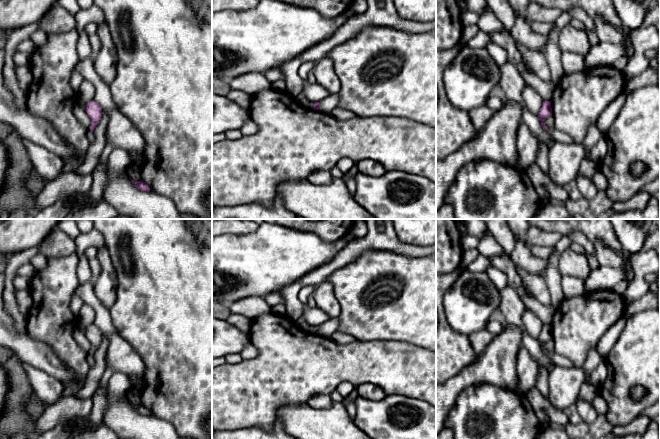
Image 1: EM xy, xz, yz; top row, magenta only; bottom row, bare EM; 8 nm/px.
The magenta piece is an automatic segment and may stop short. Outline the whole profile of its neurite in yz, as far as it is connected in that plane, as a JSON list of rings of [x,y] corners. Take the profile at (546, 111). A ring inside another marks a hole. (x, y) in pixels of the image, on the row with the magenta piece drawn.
[[[543,101],[540,112],[537,114],[540,121],[541,127],[545,130],[548,130],[548,127],[545,125],[544,120],[547,117],[552,116],[551,101]]]

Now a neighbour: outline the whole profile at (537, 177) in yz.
[[[536,163],[529,165],[525,172],[534,187],[543,186],[546,188],[550,198],[563,203],[569,199],[565,188],[555,185]]]

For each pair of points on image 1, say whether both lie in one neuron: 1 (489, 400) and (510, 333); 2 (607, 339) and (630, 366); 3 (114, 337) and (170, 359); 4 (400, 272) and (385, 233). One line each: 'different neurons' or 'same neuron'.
1: different neurons
2: different neurons
3: different neurons
4: different neurons

